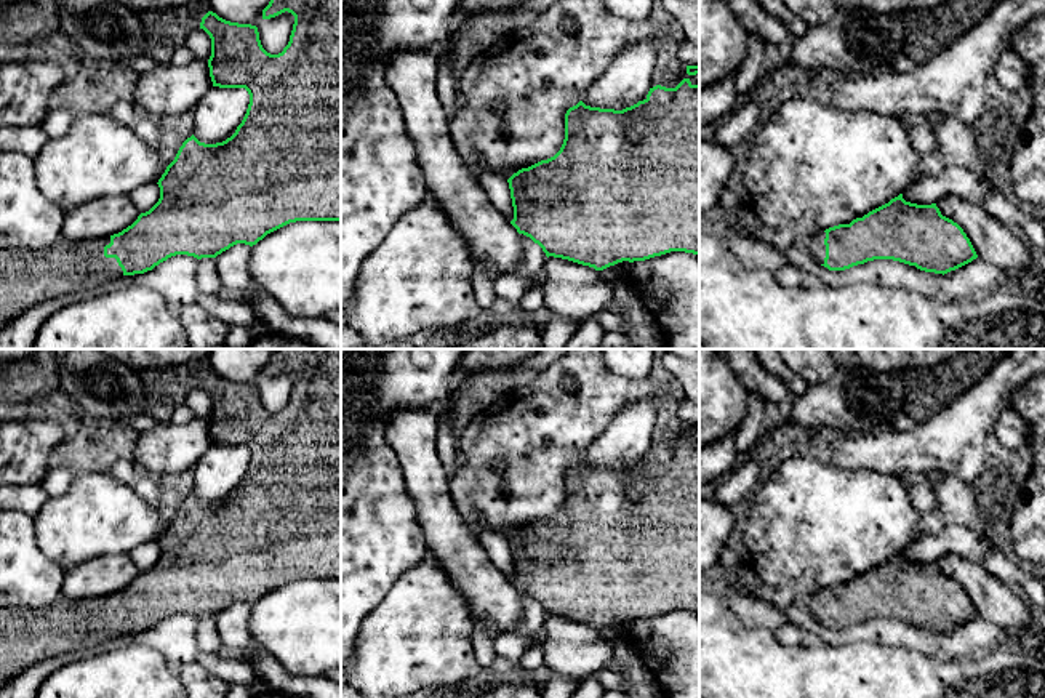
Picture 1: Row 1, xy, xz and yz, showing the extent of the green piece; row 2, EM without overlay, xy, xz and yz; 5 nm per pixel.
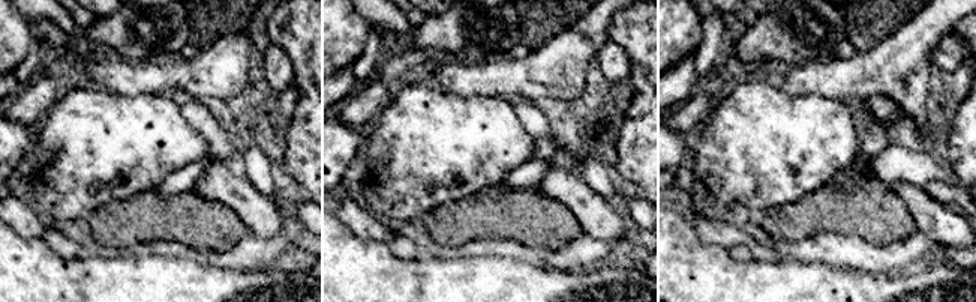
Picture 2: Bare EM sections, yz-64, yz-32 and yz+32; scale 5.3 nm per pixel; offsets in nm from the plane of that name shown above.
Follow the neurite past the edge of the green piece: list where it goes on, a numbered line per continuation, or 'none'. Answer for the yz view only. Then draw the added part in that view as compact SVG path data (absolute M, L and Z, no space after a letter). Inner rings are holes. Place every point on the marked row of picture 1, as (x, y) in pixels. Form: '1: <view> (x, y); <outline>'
1: yz (816, 247); M821 231L813 242L808 245L808 251L813 255L813 258L819 263L824 264L826 258L826 245L824 245L826 232Z

